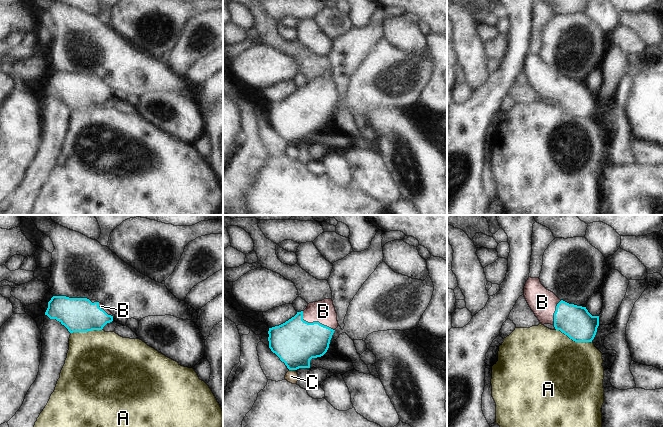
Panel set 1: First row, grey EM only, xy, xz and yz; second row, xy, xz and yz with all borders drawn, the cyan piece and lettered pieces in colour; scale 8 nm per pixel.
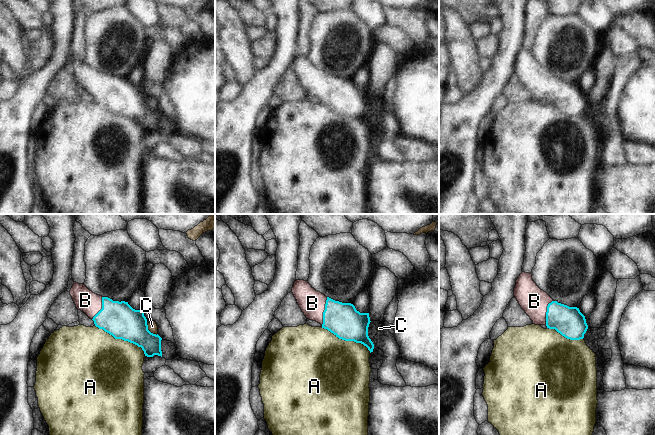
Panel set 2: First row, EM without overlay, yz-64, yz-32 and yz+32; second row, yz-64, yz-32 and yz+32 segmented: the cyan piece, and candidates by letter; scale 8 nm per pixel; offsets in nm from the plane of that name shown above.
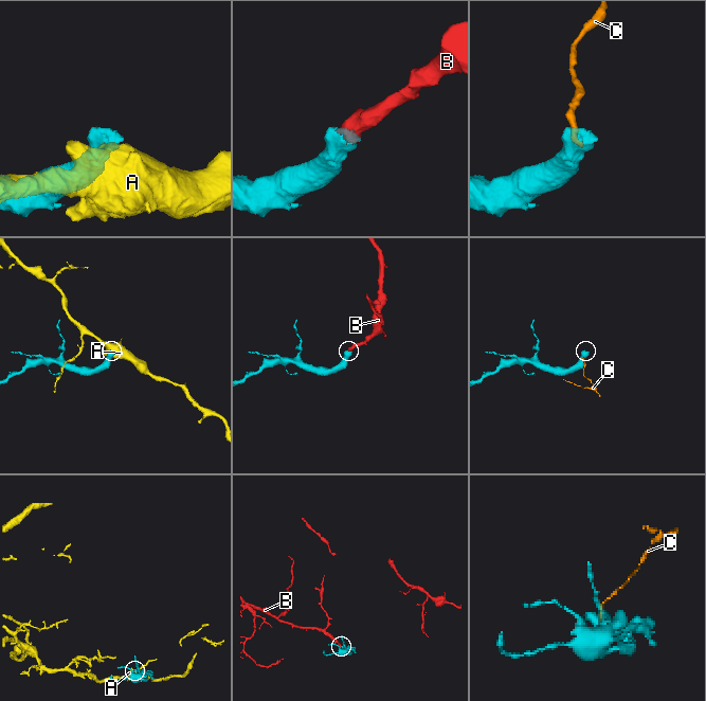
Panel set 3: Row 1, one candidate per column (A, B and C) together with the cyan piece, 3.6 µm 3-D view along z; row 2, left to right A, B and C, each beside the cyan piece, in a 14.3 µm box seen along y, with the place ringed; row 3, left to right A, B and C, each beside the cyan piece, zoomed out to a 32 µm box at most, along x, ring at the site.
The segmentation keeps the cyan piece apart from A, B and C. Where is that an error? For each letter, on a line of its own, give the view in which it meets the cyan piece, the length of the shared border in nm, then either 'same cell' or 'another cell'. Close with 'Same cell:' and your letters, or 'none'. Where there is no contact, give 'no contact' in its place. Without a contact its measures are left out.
A: yz | 320 nm | another cell
B: xz | 300 nm | same cell
C: xz | 60 nm | another cell
Same cell: B

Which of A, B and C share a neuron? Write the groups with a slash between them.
A / B / C

